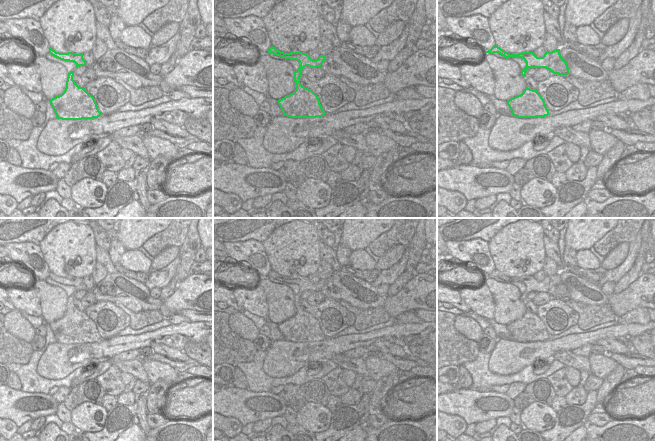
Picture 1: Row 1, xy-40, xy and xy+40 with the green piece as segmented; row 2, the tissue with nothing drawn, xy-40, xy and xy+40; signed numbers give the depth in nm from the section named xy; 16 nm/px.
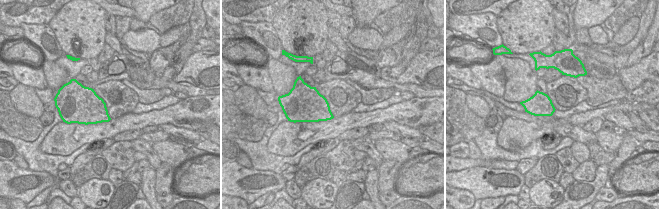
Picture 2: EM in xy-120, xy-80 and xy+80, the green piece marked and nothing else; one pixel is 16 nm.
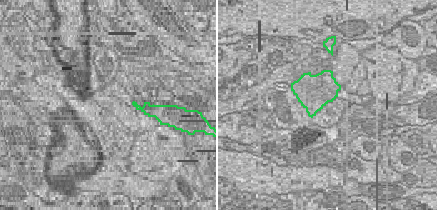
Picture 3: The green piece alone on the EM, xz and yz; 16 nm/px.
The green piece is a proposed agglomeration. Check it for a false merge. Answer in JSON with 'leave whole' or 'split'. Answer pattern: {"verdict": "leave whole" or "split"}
{"verdict": "leave whole"}

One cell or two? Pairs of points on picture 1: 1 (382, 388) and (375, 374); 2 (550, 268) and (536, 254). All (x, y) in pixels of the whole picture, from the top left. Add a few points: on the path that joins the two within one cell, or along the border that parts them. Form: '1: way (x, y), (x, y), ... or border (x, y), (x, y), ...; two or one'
1: border (399, 372), (386, 375), (376, 381); two
2: border (545, 256), (541, 269); two

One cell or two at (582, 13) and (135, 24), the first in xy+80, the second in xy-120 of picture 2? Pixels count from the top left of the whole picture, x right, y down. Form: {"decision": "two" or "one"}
{"decision": "two"}

